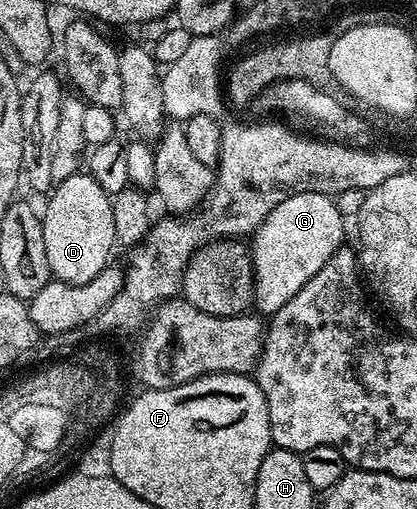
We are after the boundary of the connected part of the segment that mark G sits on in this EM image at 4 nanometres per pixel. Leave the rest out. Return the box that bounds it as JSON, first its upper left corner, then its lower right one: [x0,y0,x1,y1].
[252,192,344,316]

